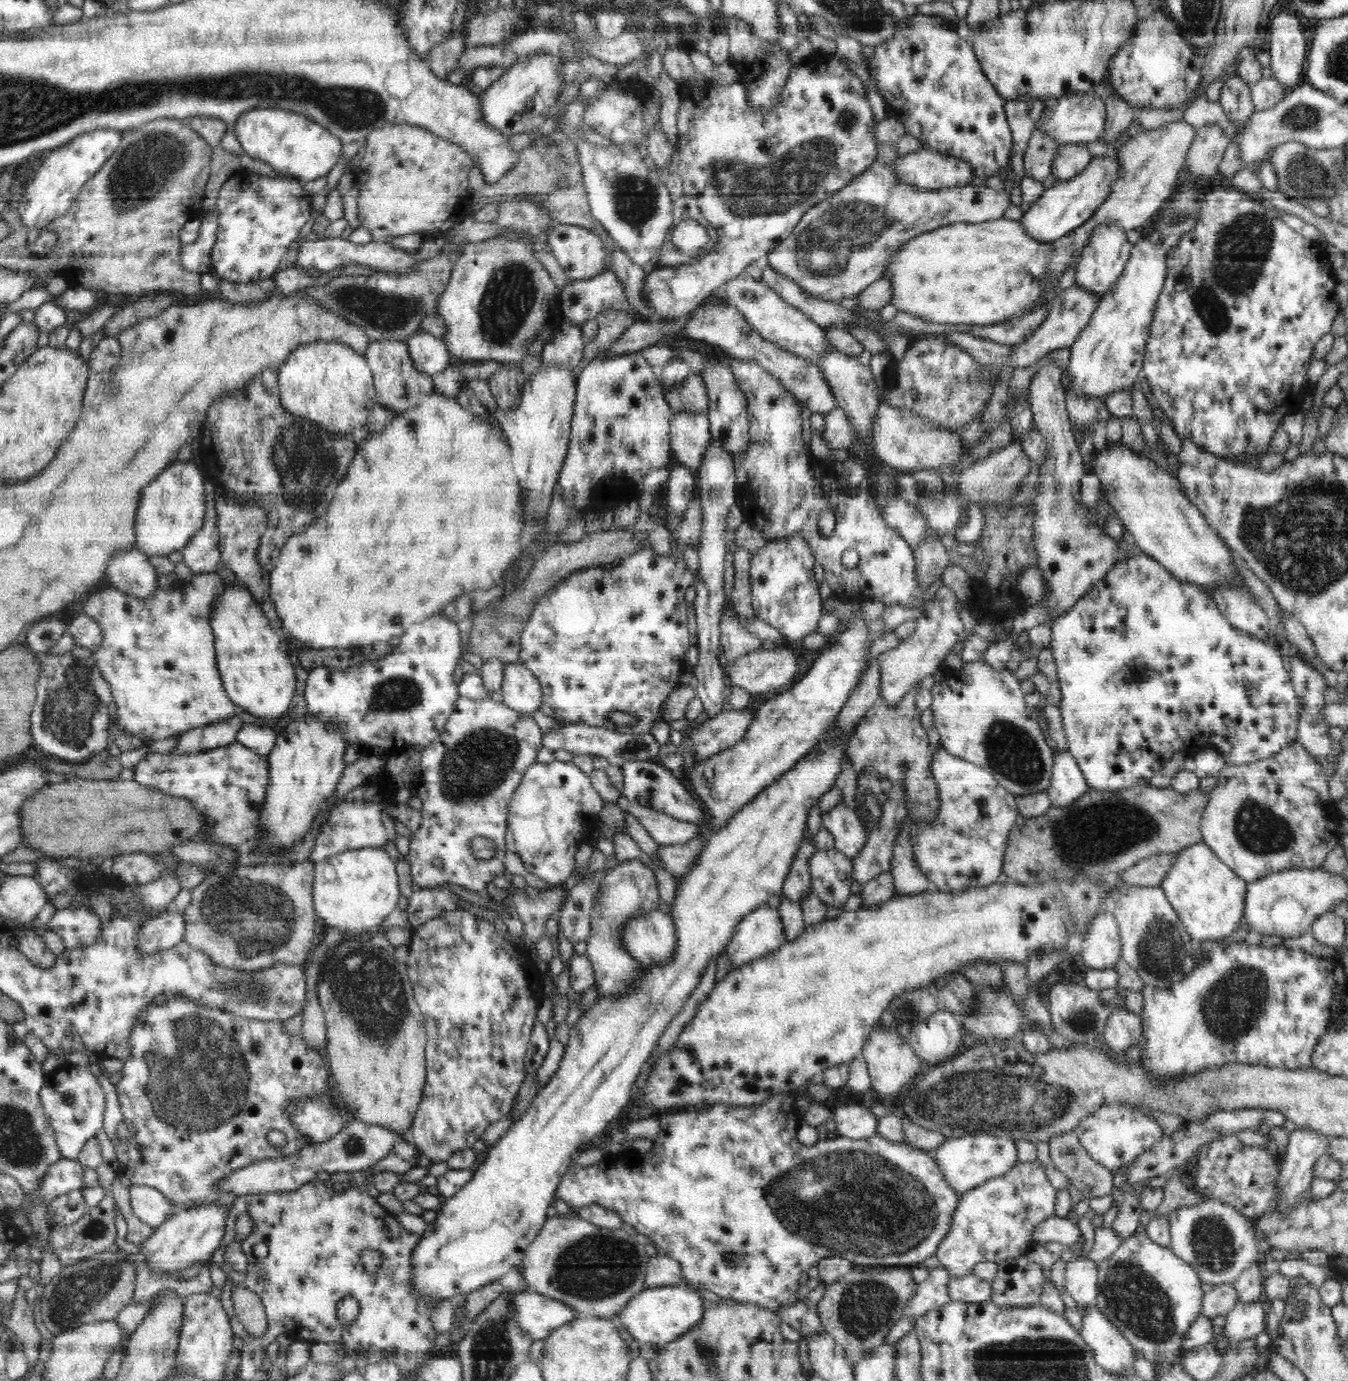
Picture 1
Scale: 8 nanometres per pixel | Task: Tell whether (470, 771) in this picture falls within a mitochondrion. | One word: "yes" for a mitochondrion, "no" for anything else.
yes

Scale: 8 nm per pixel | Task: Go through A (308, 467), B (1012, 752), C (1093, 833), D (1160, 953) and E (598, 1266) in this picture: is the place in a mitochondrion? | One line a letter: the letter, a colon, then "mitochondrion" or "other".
A: mitochondrion
B: mitochondrion
C: mitochondrion
D: mitochondrion
E: mitochondrion

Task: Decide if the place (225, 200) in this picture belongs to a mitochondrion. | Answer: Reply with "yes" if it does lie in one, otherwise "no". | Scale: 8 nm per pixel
no

